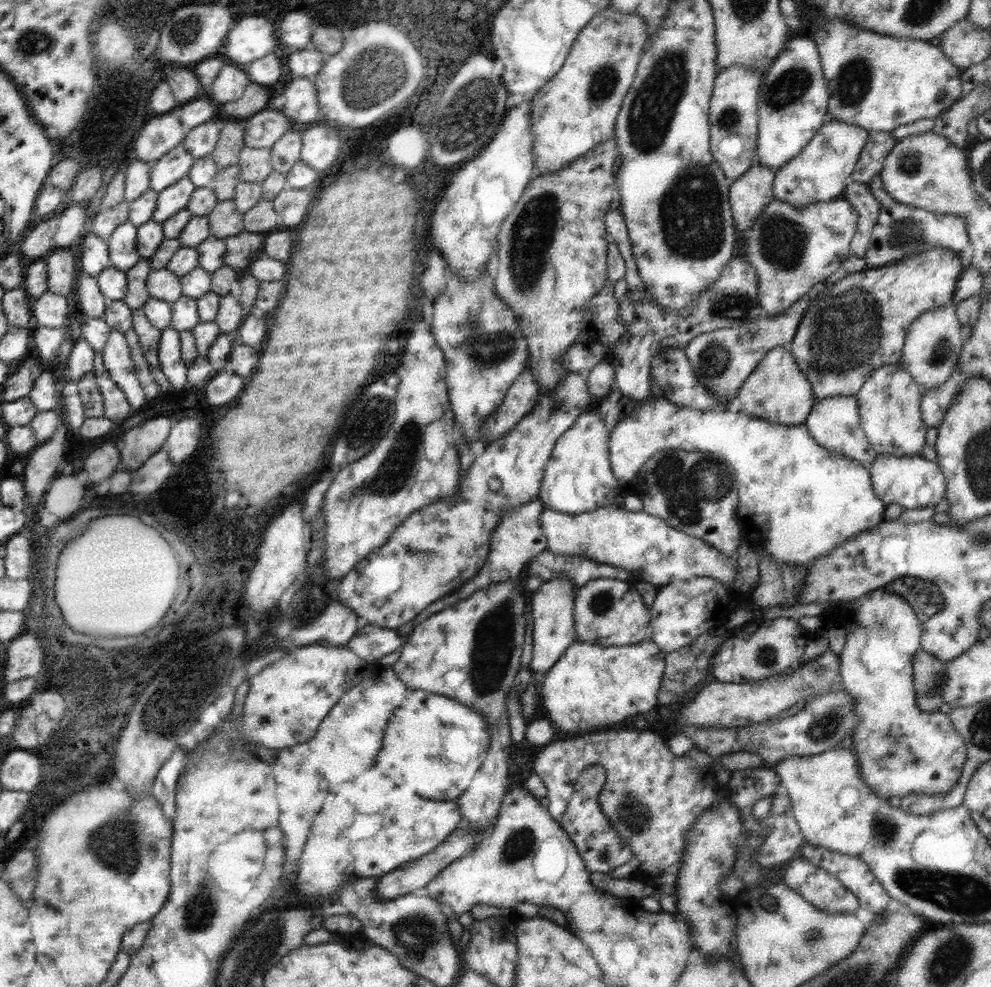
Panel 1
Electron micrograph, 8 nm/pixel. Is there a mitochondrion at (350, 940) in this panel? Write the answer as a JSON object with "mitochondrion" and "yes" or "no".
{"mitochondrion":"no"}

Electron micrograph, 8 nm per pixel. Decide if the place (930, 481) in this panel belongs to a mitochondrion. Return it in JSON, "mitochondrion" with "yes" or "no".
{"mitochondrion":"no"}

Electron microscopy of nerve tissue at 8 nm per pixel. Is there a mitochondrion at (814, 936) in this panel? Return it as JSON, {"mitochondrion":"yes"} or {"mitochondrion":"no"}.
{"mitochondrion":"yes"}

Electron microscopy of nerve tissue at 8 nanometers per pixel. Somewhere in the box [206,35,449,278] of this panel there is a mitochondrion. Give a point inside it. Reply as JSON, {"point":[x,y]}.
{"point":[376,75]}

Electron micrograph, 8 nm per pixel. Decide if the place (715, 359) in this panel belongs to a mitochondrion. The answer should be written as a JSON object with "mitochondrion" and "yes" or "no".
{"mitochondrion":"yes"}

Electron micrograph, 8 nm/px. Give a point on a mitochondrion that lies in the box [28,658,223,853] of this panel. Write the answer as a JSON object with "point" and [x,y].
{"point":[73,698]}

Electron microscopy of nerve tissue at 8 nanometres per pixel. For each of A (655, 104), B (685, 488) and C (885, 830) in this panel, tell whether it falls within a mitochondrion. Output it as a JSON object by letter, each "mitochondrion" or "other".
{"A":"mitochondrion","B":"mitochondrion","C":"mitochondrion"}

